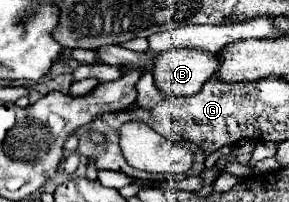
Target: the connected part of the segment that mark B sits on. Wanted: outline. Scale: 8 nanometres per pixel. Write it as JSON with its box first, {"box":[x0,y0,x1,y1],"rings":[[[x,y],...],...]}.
{"box":[152,49,214,99],"rings":[[[180,49],[162,53],[152,75],[156,85],[164,93],[164,99],[172,99],[196,95],[196,91],[200,91],[204,81],[208,81],[214,71],[214,53]]]}

